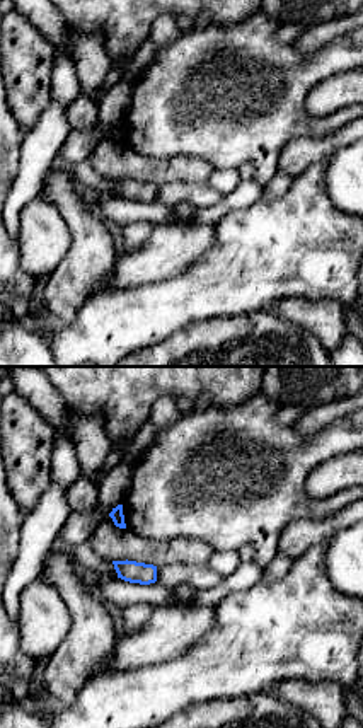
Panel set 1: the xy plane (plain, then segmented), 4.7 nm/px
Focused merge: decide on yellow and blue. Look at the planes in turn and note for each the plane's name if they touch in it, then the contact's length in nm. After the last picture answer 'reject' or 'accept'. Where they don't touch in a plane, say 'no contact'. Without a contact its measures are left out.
no contact

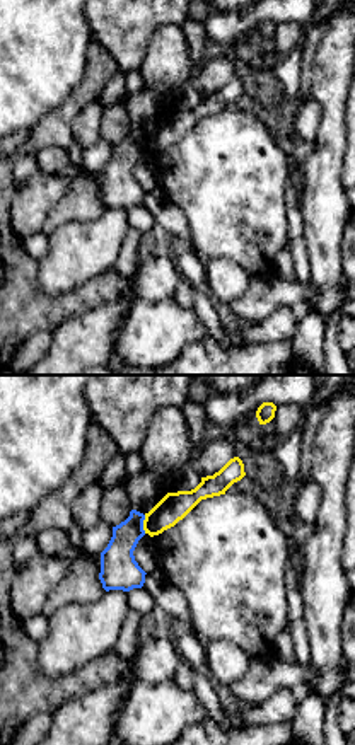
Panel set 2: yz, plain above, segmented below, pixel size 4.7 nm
contact in yz; length 90 nm

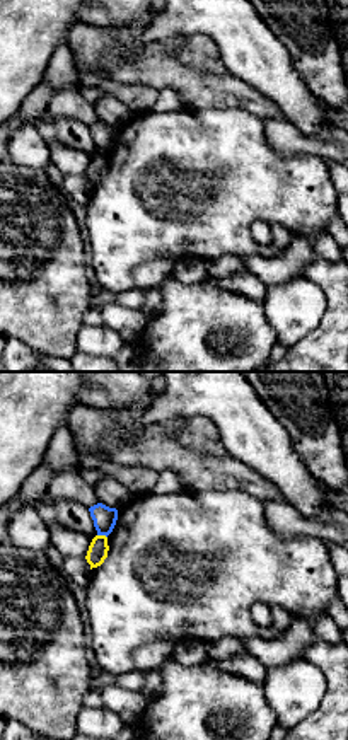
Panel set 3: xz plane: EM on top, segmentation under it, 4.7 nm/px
contact in xz; length 50 nm

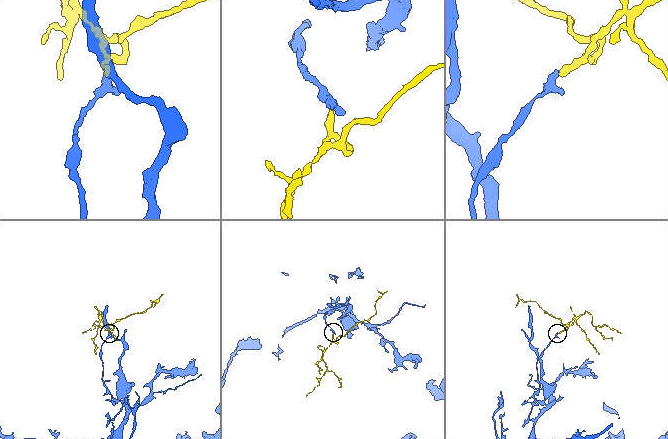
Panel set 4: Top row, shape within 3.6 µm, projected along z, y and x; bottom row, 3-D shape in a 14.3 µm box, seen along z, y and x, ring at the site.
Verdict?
reject

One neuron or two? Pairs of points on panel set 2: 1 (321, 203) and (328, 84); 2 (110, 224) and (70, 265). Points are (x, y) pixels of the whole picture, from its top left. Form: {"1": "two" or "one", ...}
{"1": "one", "2": "one"}

